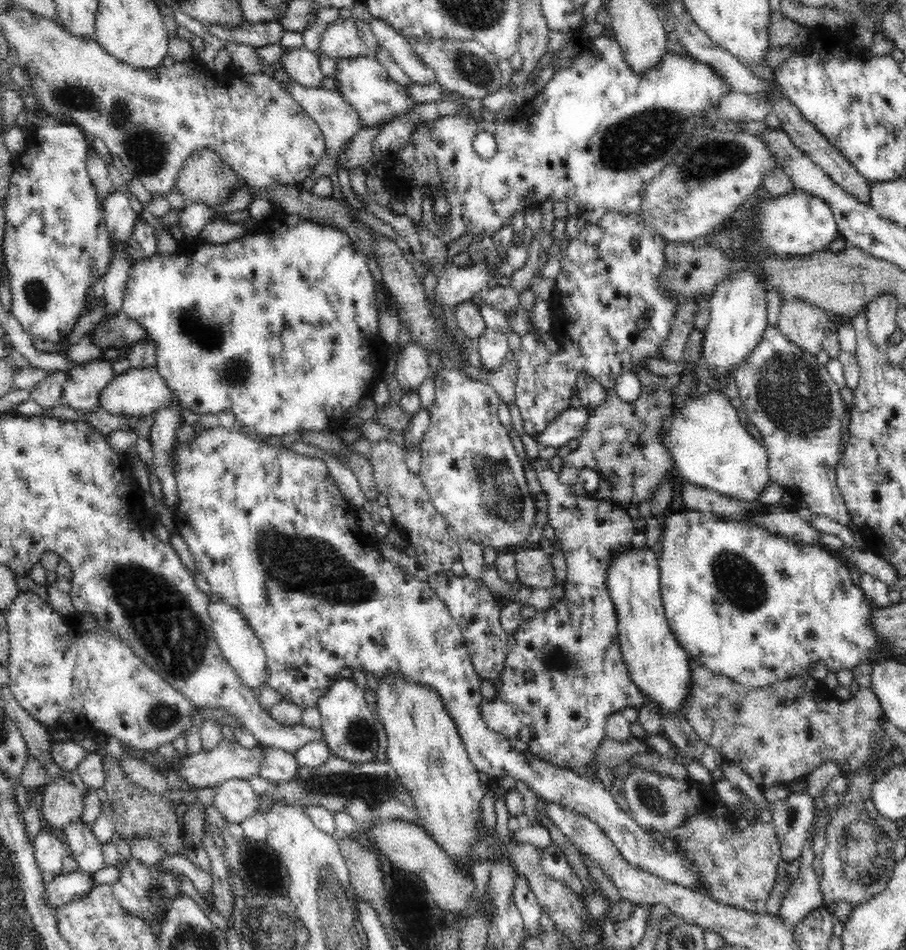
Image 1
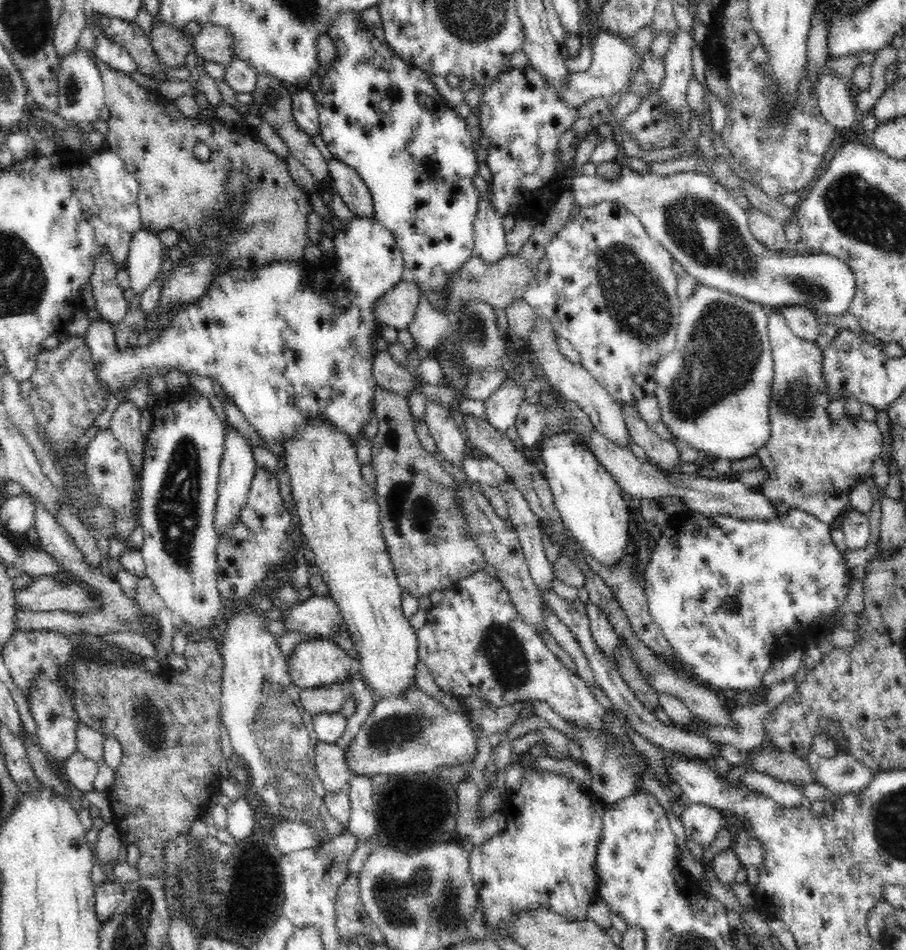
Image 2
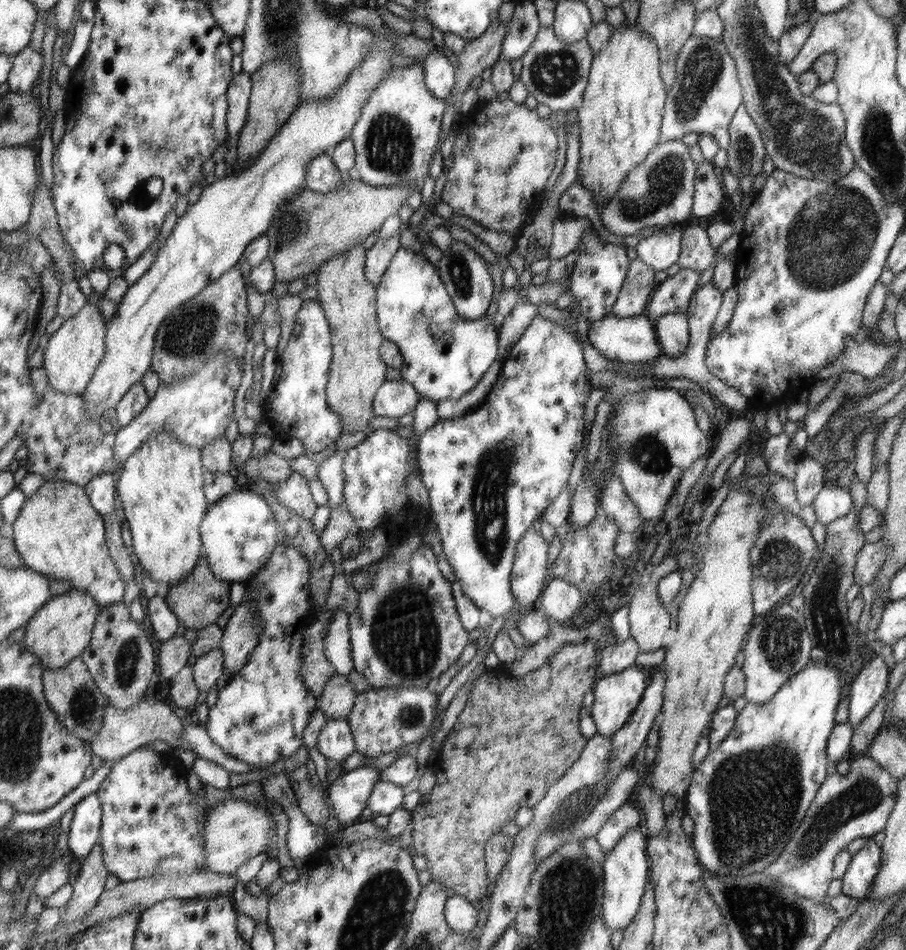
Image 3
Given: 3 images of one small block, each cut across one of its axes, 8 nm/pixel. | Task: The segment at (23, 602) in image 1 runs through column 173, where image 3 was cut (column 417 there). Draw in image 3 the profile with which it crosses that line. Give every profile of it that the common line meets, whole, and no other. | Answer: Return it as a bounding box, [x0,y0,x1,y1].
[347,684,439,757]

